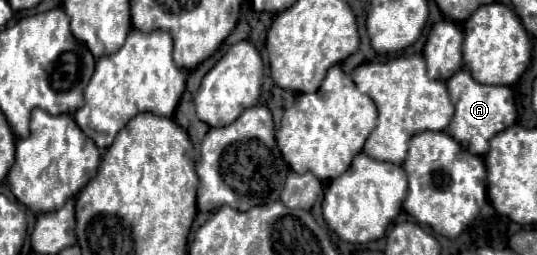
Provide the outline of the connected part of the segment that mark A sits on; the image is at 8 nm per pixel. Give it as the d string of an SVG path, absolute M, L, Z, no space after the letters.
M459 70L457 74L453 74L453 78L447 80L447 88L449 88L451 102L455 106L455 116L453 116L447 132L467 152L477 154L477 156L485 156L485 152L489 150L489 140L497 132L511 126L515 122L515 118L517 118L511 88L509 86L485 86L485 84L479 84L479 82L475 82L471 78L471 74L467 70Z

